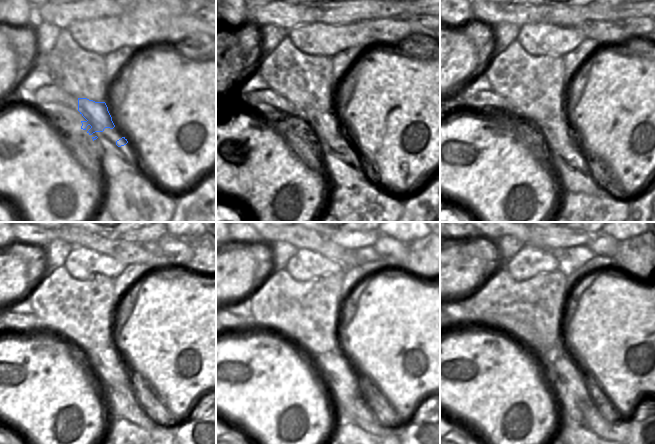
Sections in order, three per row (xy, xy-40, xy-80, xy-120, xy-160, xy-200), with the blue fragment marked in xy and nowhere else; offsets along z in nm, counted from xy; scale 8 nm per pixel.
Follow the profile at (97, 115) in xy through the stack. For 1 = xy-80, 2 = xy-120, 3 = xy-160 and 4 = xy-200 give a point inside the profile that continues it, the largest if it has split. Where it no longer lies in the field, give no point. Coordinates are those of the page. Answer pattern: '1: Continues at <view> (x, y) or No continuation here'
1: Continues at xy-80 (558, 128)
2: Continues at xy-120 (109, 360)
3: Continues at xy-160 (345, 386)
4: Continues at xy-200 (571, 390)

